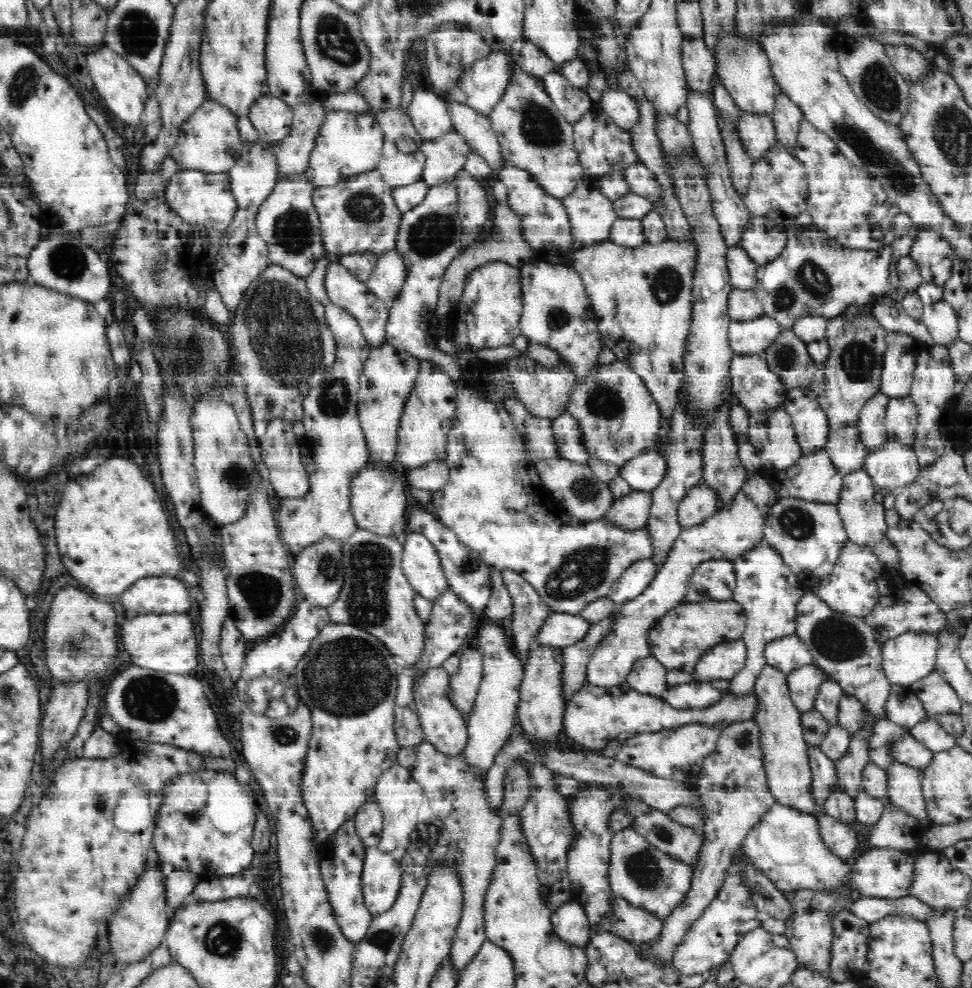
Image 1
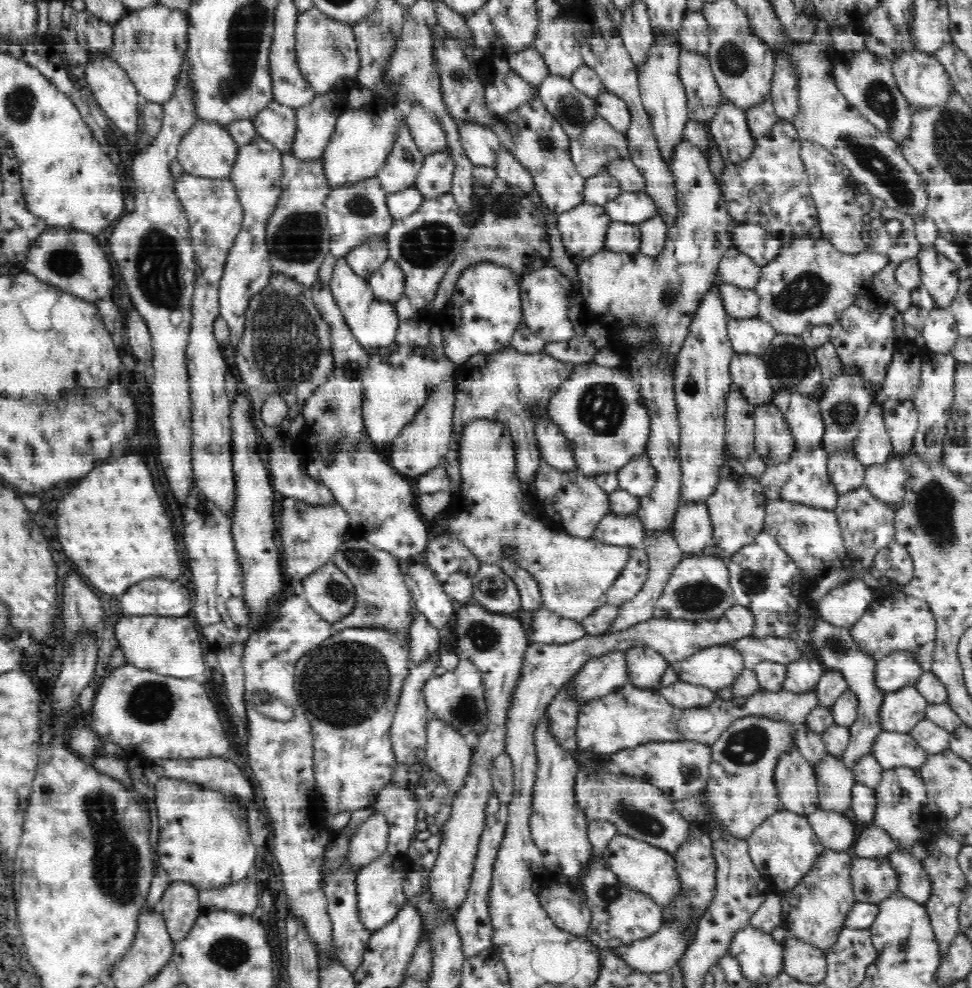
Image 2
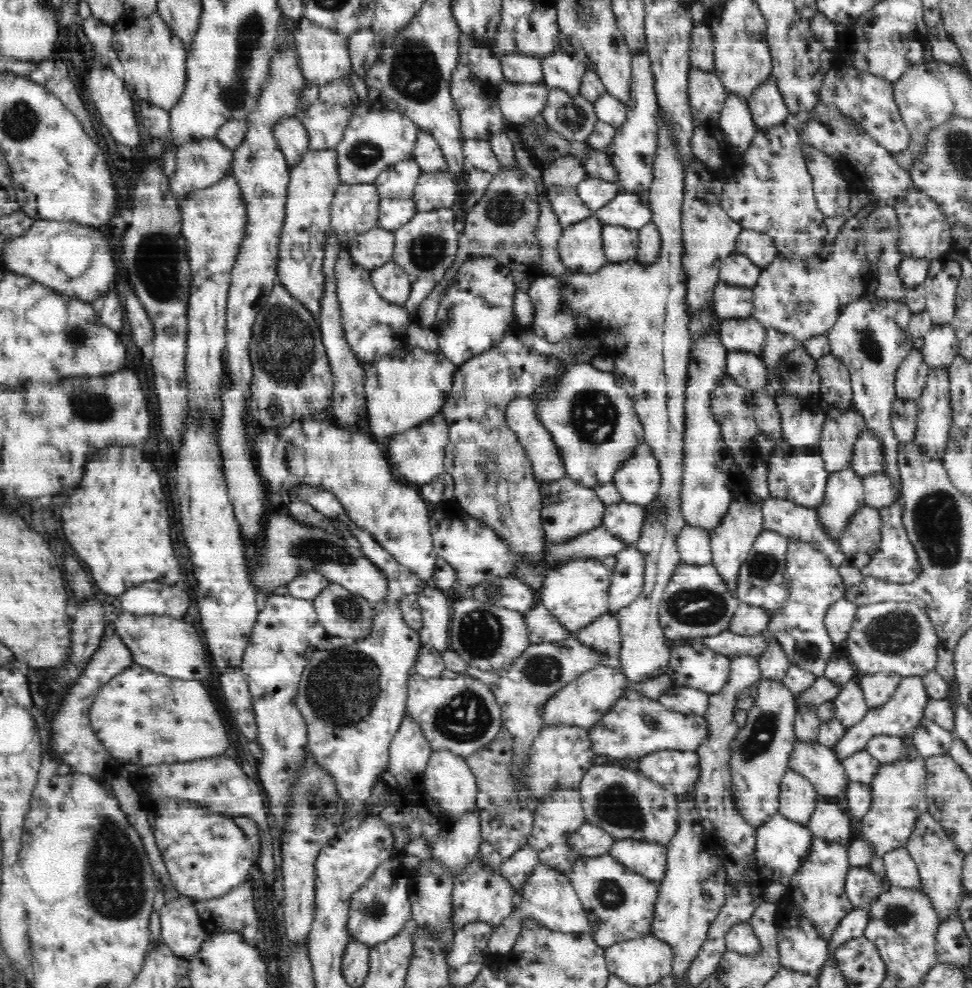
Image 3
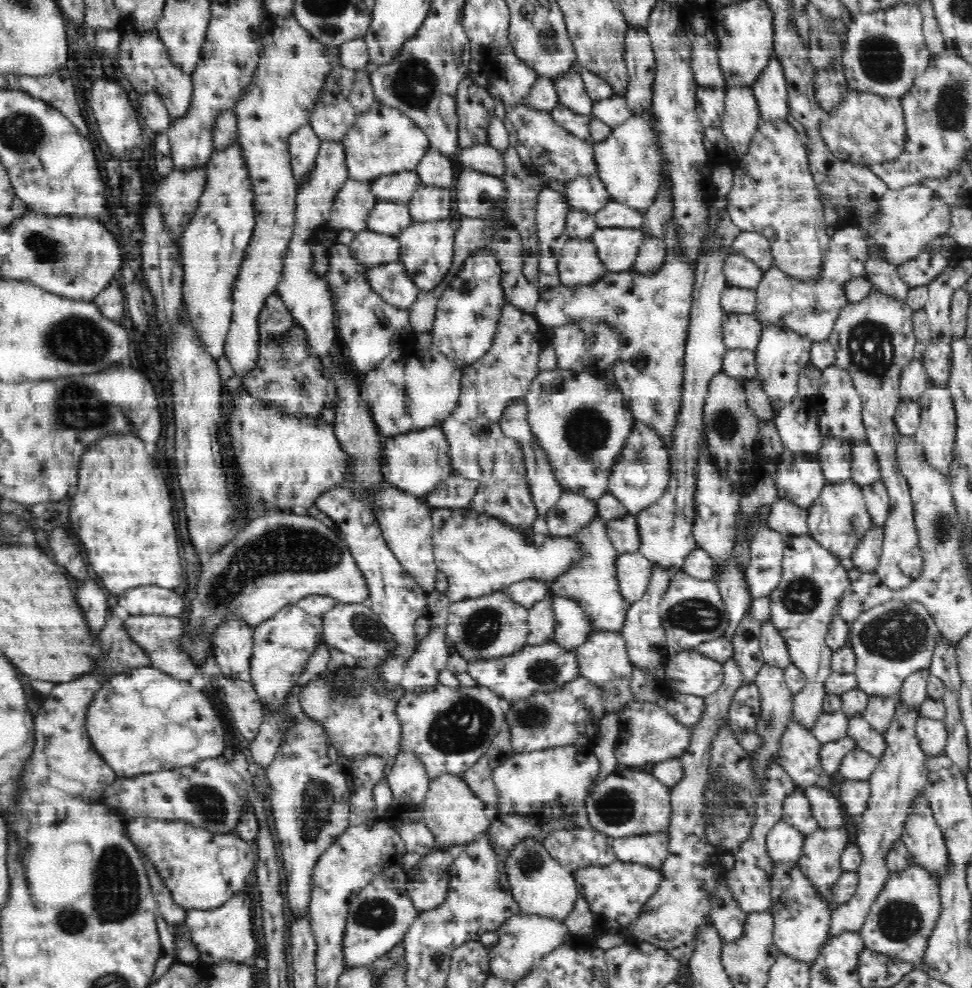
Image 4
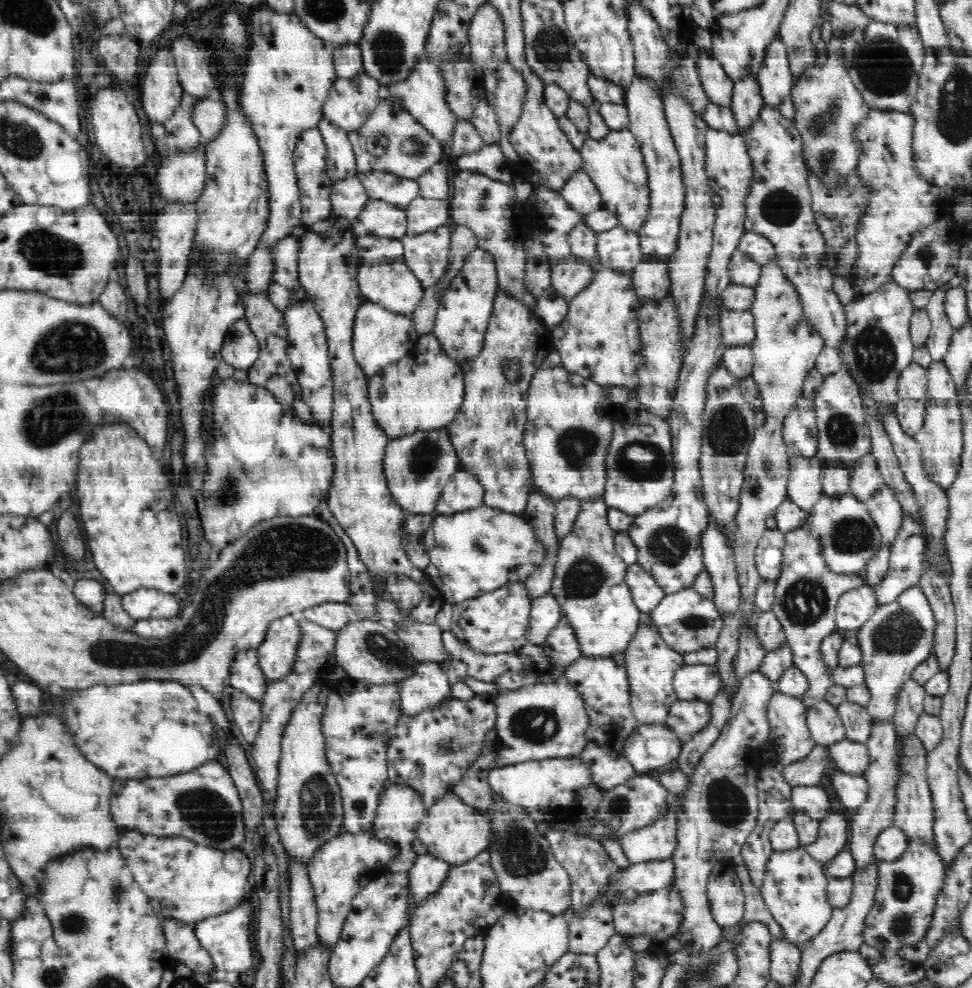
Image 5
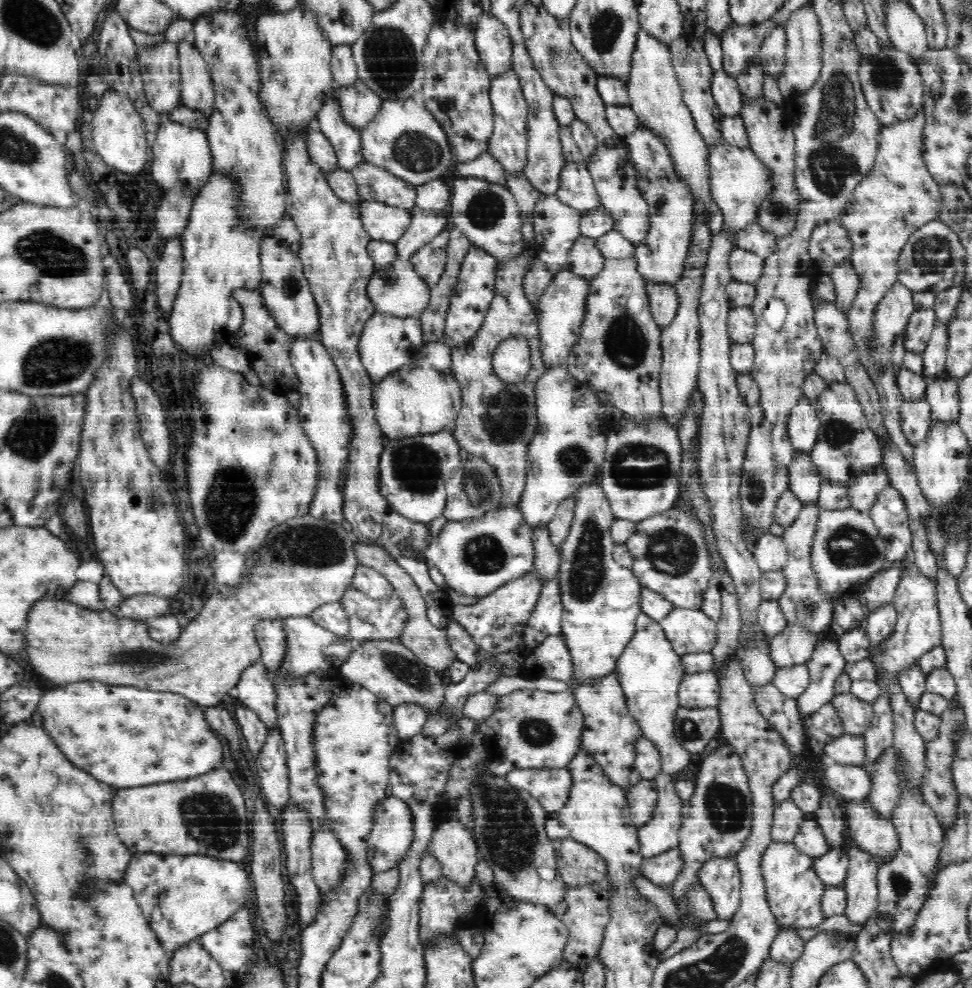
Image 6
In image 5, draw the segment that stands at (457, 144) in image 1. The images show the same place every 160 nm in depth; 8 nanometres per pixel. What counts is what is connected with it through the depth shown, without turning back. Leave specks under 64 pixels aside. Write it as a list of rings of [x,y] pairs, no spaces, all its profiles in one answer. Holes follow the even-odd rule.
[[[418,195],[404,208],[407,215],[407,234],[418,236],[446,226],[451,217],[449,200],[426,200]]]

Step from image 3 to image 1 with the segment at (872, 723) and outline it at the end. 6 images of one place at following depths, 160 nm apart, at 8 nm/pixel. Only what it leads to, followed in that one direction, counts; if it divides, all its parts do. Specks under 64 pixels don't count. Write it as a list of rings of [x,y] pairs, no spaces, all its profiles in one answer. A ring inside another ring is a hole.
[[[892,685],[885,706],[885,717],[907,730],[928,717],[924,705],[906,686]]]

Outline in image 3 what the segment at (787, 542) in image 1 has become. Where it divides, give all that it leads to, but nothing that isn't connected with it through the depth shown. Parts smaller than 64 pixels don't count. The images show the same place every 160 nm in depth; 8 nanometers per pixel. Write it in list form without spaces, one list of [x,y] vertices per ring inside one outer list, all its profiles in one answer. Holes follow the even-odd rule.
[[[767,498],[762,504],[765,530],[779,532],[790,541],[814,544],[836,567],[846,564],[846,555],[839,542],[832,542],[828,531],[820,526],[816,508],[803,507],[790,500]]]

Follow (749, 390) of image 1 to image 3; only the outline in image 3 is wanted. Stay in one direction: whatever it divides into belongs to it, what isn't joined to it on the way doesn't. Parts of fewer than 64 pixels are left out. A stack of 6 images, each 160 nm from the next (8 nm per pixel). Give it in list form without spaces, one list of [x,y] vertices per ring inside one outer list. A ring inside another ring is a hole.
[[[730,351],[727,355],[727,374],[748,390],[760,390],[768,384],[768,371],[760,356],[750,352]]]

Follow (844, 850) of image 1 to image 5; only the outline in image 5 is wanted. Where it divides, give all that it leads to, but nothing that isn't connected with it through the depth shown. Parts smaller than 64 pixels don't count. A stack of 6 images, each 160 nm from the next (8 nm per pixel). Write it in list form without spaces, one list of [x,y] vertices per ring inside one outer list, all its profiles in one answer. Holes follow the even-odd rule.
[[[820,786],[794,787],[792,803],[796,811],[806,814],[813,821],[820,822],[832,812],[828,792]]]

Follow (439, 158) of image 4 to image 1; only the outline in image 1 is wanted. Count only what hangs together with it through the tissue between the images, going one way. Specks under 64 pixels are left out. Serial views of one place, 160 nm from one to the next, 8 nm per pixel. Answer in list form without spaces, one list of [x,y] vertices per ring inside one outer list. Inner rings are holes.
[[[429,86],[417,87],[406,112],[414,125],[414,136],[434,140],[452,130],[448,105],[449,101],[430,90]]]

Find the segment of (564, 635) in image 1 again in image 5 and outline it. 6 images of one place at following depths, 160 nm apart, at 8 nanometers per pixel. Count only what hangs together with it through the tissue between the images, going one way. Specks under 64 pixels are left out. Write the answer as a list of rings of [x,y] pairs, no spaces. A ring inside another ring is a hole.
[[[550,592],[533,599],[530,611],[530,622],[525,637],[528,643],[544,645],[547,636],[559,623],[563,615],[560,603]]]

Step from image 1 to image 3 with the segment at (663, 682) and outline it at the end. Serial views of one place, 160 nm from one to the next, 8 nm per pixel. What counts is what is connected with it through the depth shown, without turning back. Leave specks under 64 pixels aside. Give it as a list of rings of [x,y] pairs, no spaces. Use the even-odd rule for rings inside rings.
[[[662,111],[656,115],[658,124],[659,148],[655,154],[655,162],[651,186],[649,188],[649,208],[652,210],[652,222],[661,235],[661,255],[655,264],[643,264],[633,261],[609,262],[593,274],[566,272],[560,275],[560,296],[563,306],[576,314],[586,314],[590,320],[606,332],[602,340],[606,346],[616,350],[620,360],[614,360],[616,382],[624,388],[645,432],[645,443],[651,446],[652,454],[659,460],[659,473],[662,484],[658,496],[647,504],[647,508],[663,508],[656,515],[645,515],[641,537],[635,542],[635,547],[645,556],[644,586],[640,596],[632,604],[621,608],[617,612],[619,627],[623,643],[619,652],[622,671],[629,683],[642,683],[646,680],[667,674],[666,669],[671,657],[672,647],[667,646],[667,640],[662,626],[659,623],[659,602],[662,600],[664,589],[670,582],[676,568],[680,566],[681,554],[678,552],[677,534],[685,527],[685,520],[681,511],[681,492],[684,468],[684,431],[685,431],[685,403],[688,378],[688,363],[692,350],[692,337],[689,333],[690,316],[687,313],[688,272],[684,270],[684,242],[682,208],[684,202],[685,180],[684,161],[680,157],[680,147],[672,135],[672,127],[662,117]]]

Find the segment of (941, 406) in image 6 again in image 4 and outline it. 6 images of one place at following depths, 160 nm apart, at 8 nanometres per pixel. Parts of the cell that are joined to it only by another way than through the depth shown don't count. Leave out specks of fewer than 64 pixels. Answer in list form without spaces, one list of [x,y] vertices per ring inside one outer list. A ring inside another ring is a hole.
[[[942,340],[926,342],[926,354],[922,356],[922,364],[928,373],[931,384],[946,387],[952,368],[951,344],[945,344]]]

